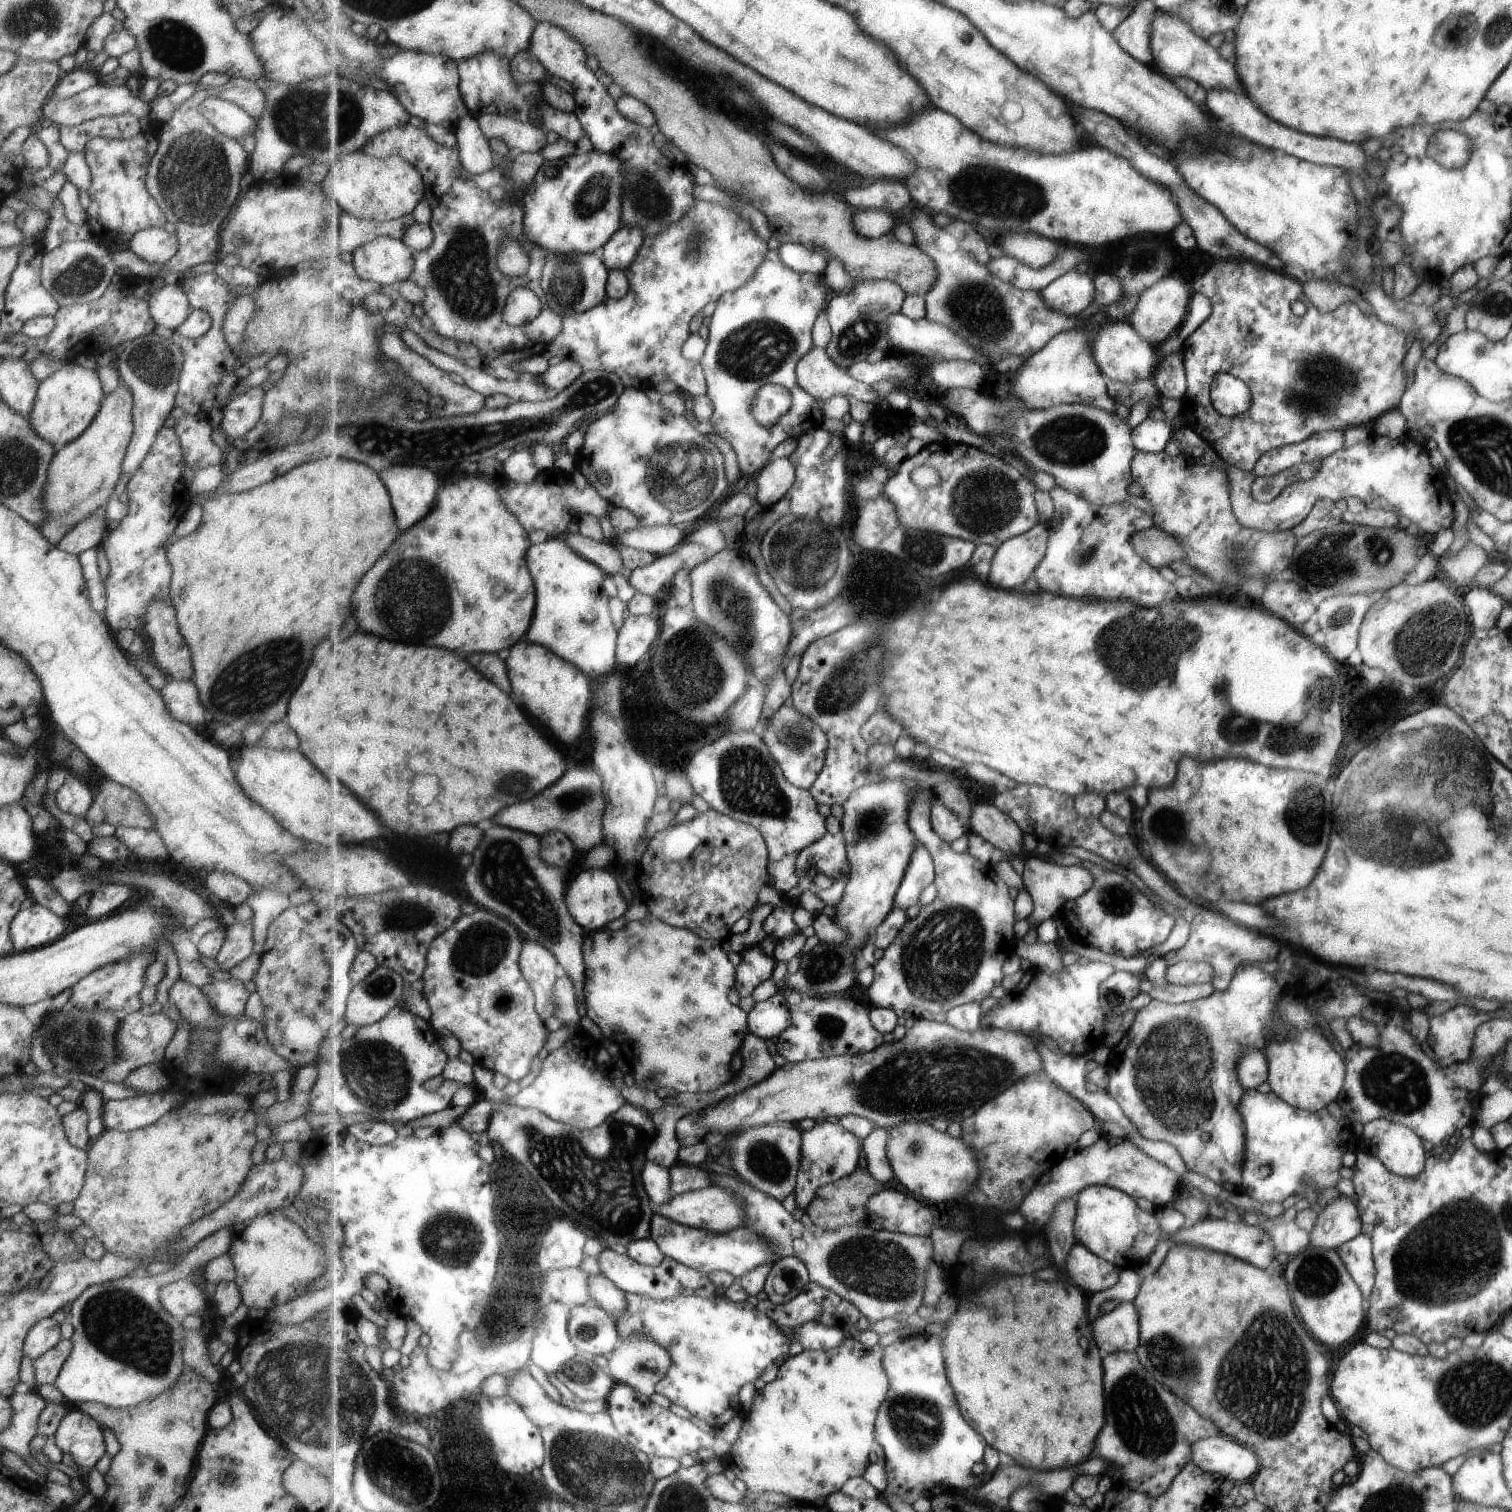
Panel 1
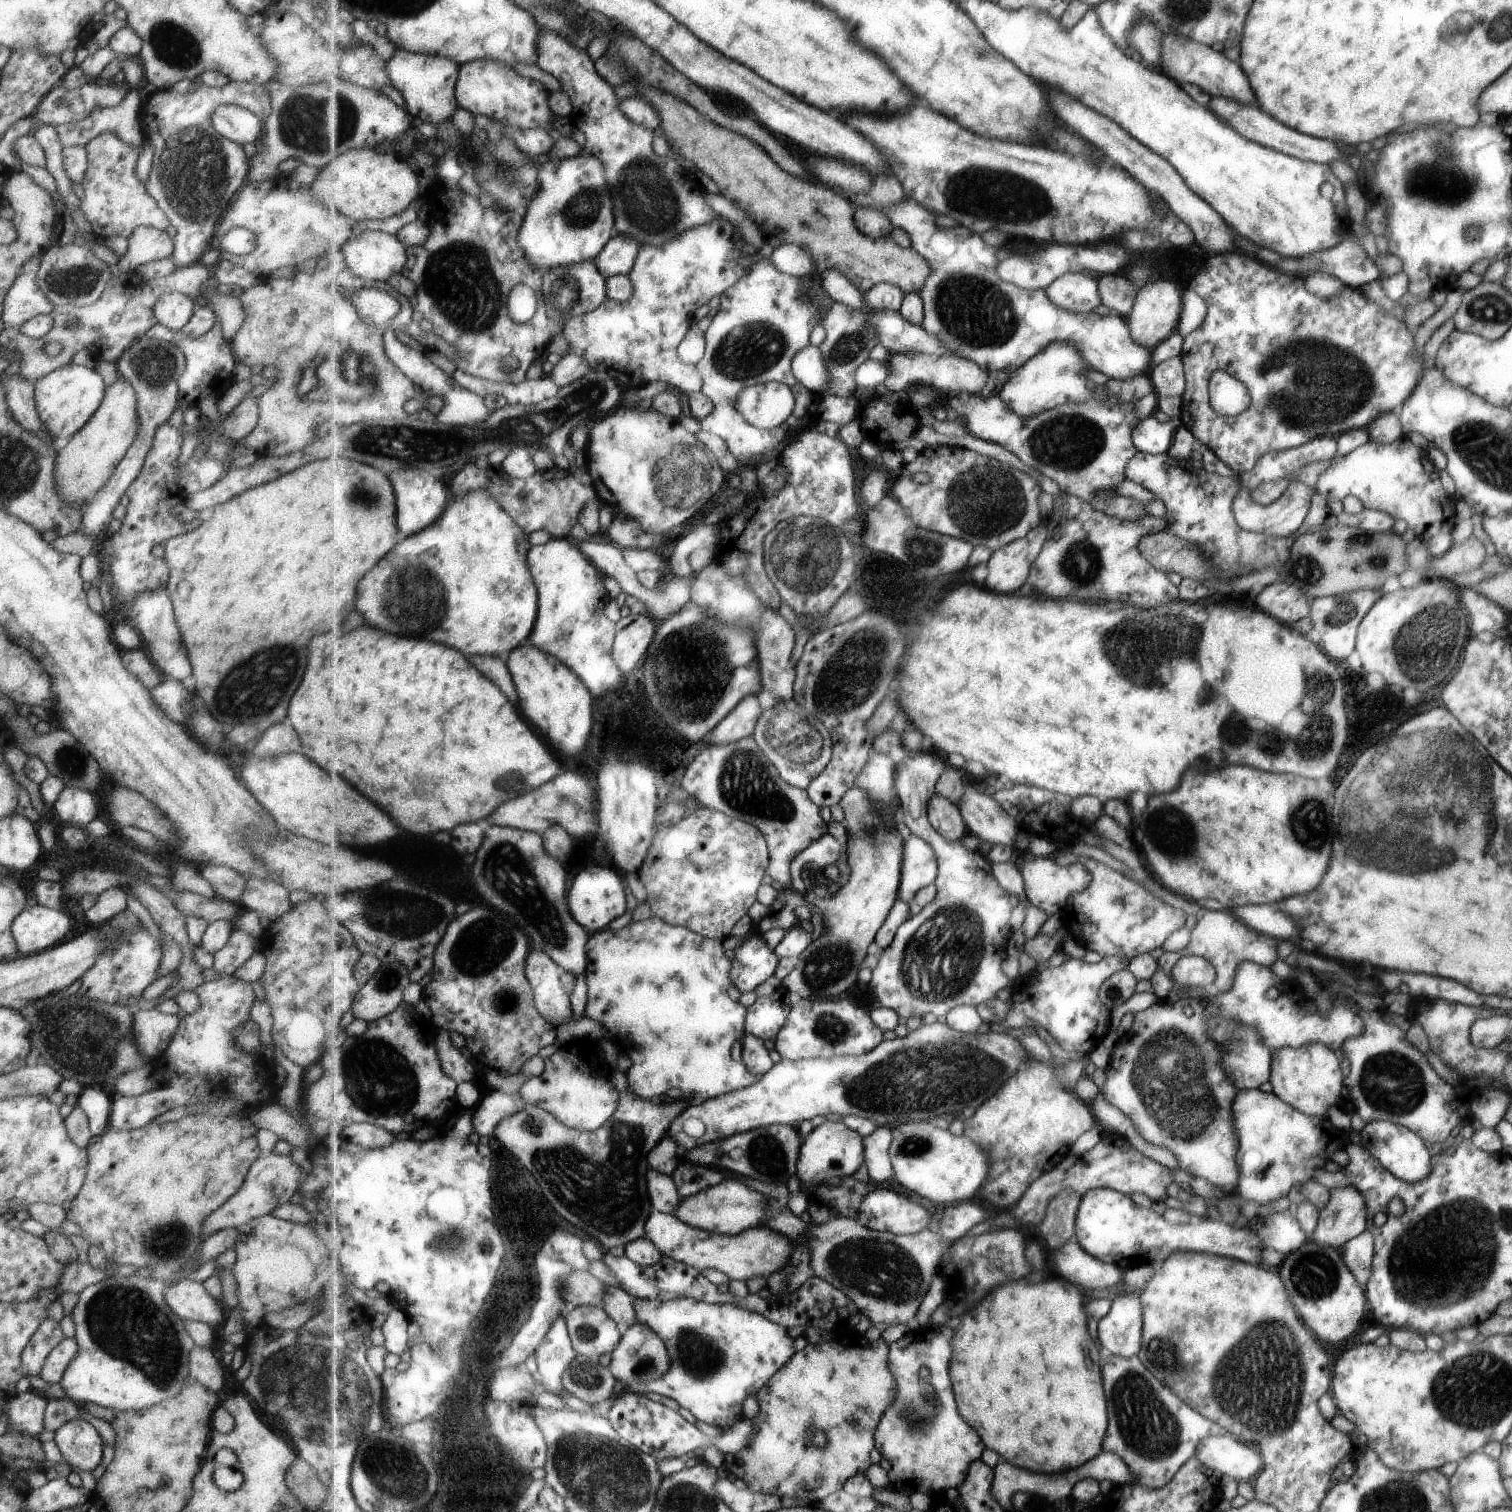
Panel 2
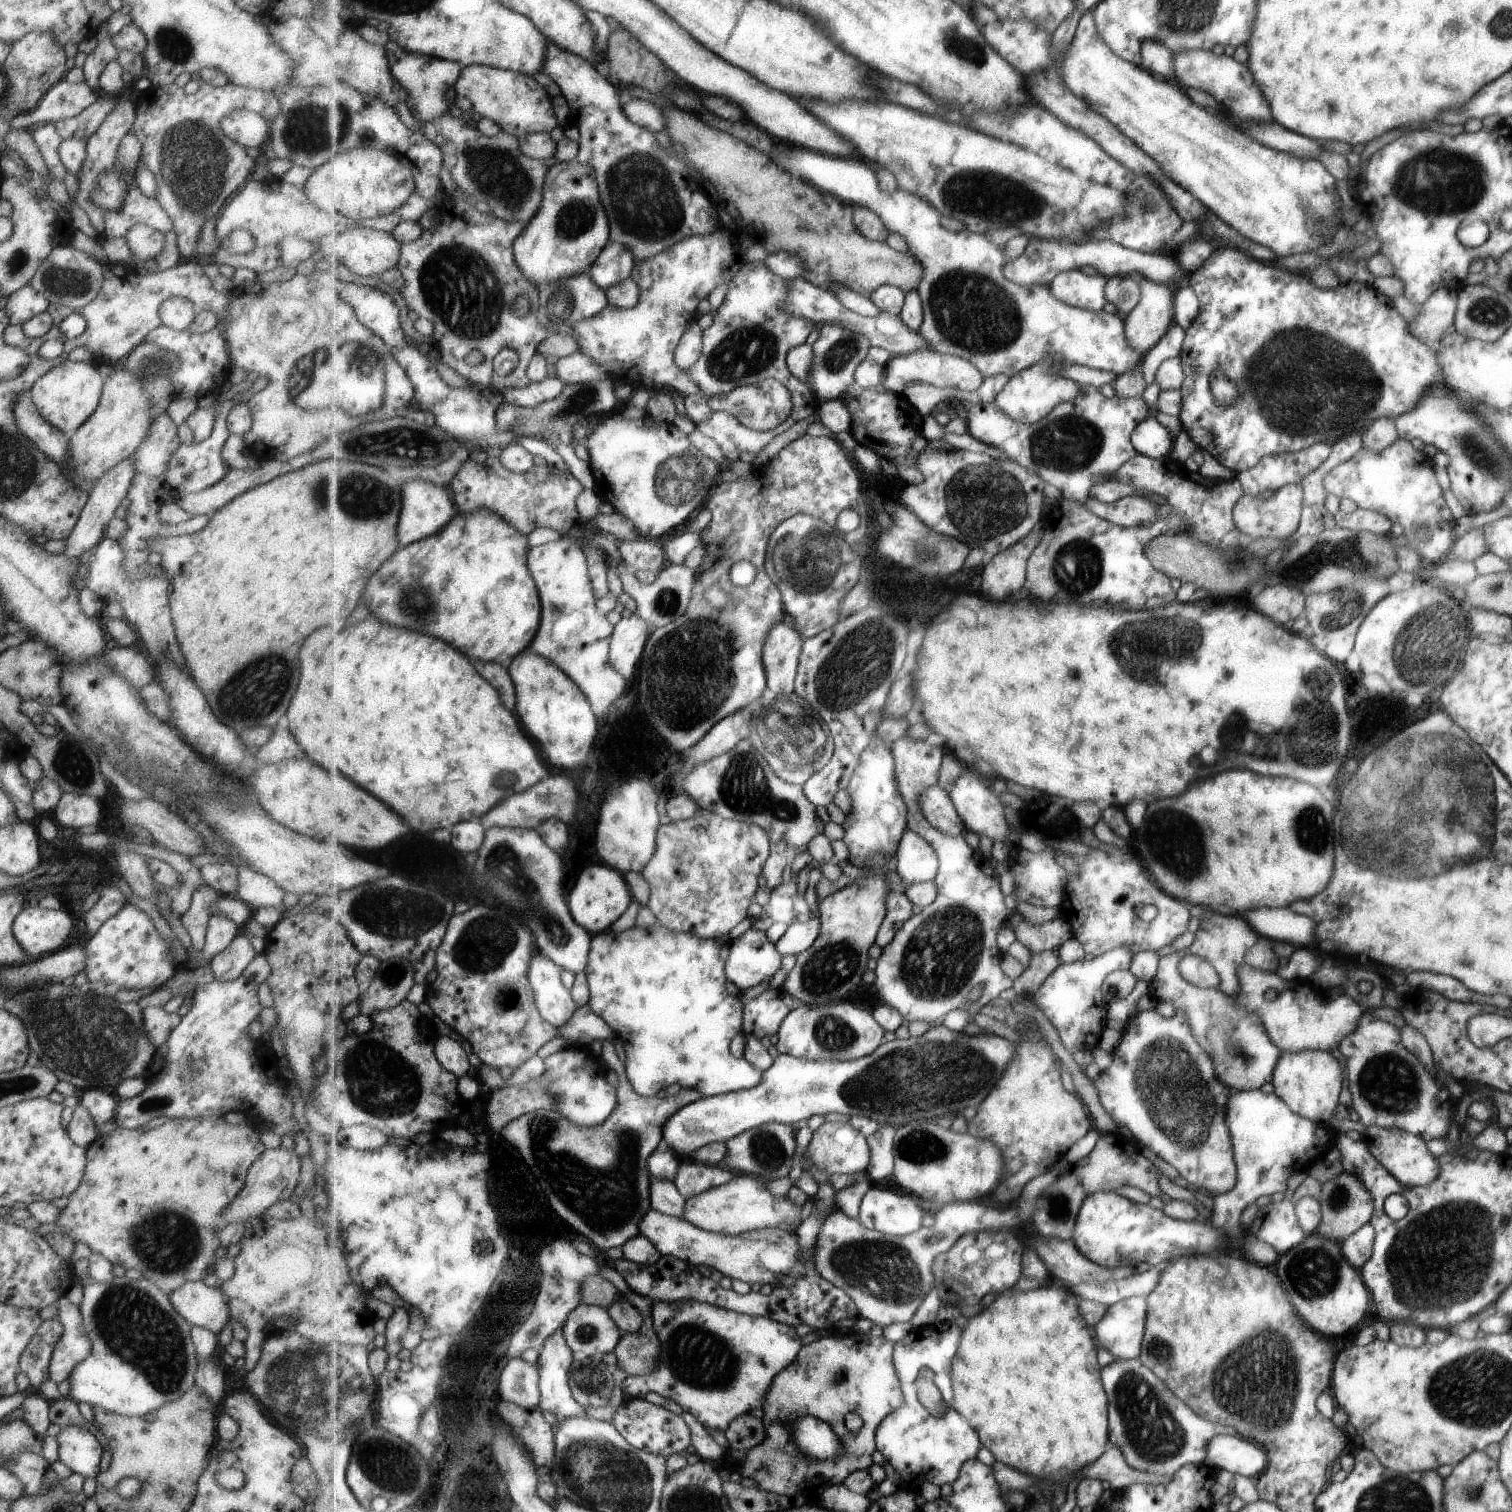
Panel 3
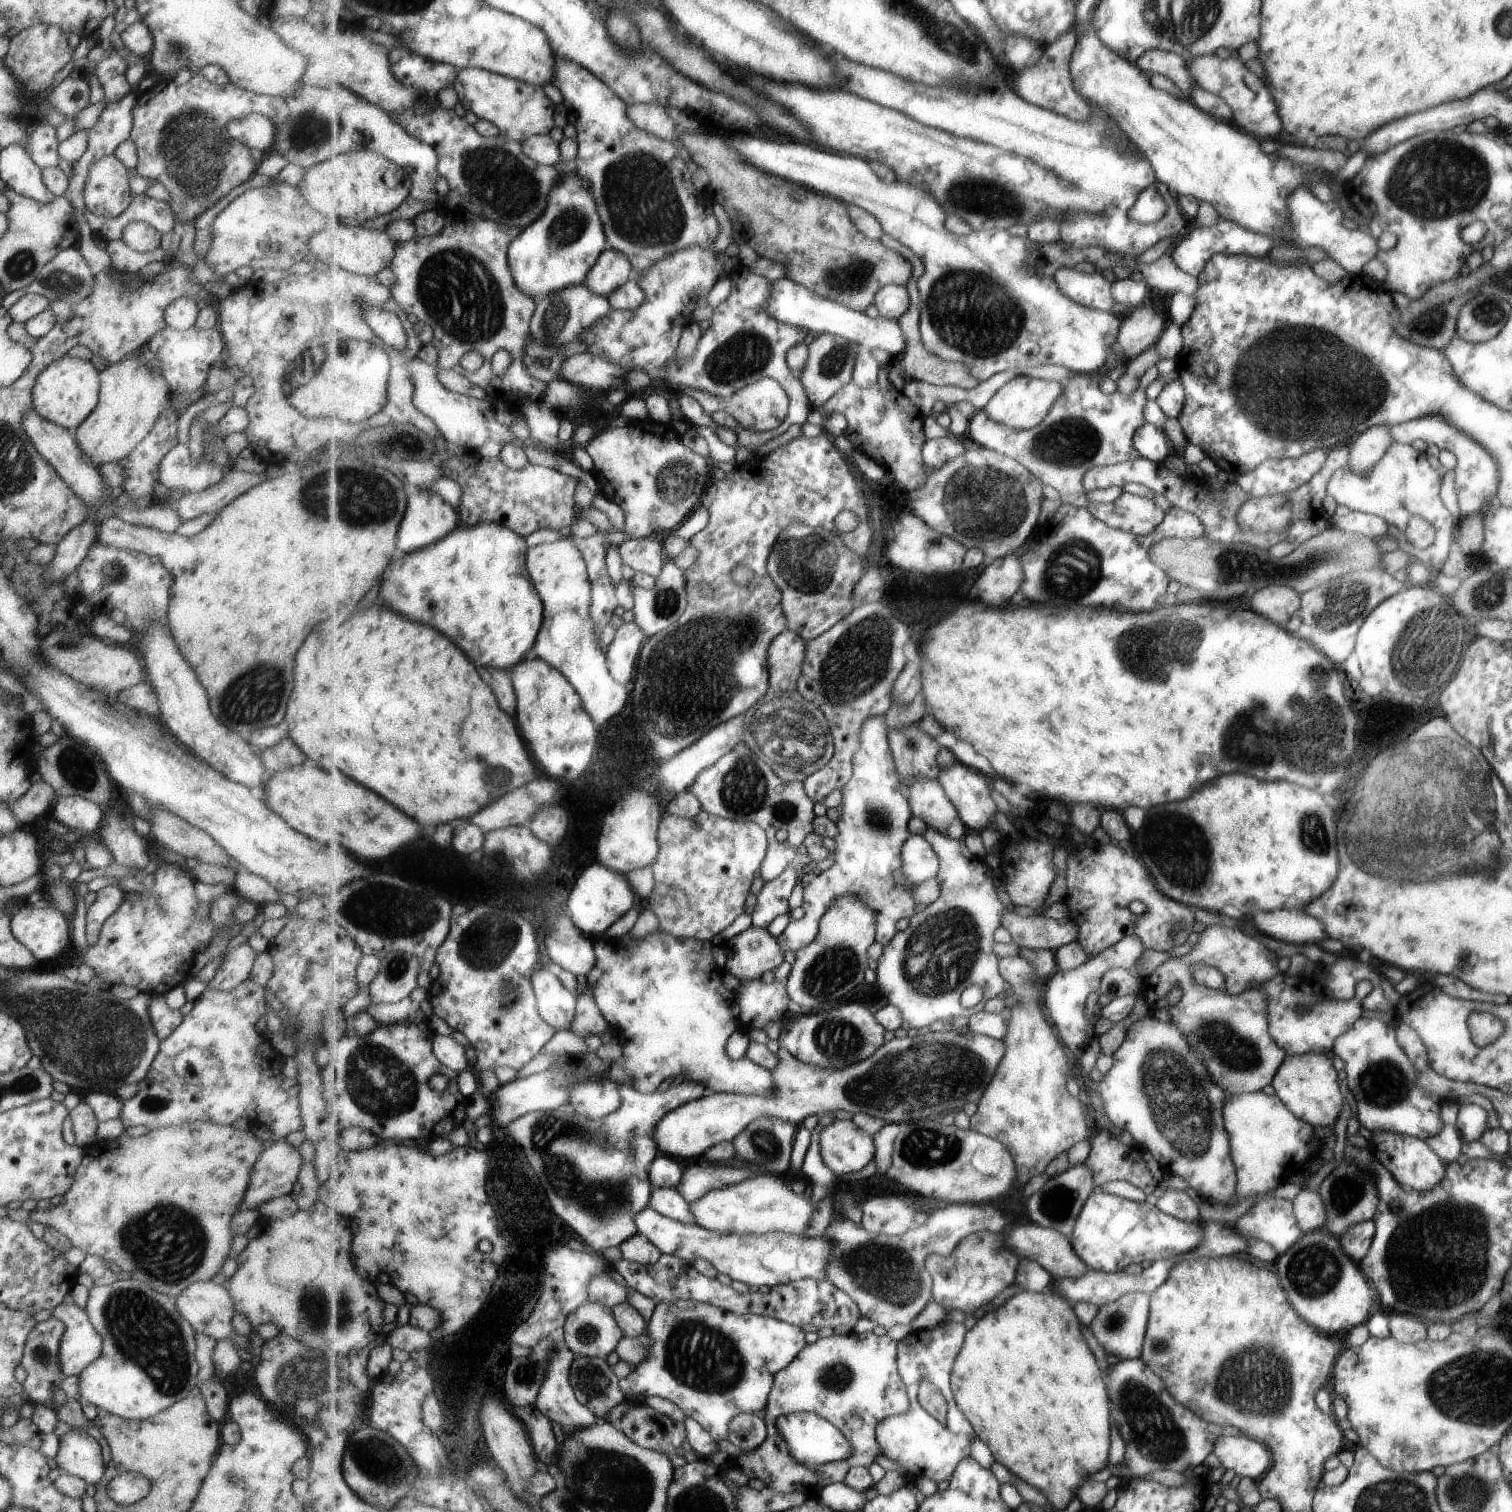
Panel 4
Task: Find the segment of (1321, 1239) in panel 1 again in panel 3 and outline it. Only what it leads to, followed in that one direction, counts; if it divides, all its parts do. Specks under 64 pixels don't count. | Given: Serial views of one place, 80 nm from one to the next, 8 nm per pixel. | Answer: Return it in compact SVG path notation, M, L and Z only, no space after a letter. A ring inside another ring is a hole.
M1344 1170L1333 1180L1321 1185L1319 1204L1321 1218L1314 1233L1336 1243L1342 1243L1346 1236L1367 1223L1372 1213L1372 1198L1368 1190L1355 1175L1346 1173Z

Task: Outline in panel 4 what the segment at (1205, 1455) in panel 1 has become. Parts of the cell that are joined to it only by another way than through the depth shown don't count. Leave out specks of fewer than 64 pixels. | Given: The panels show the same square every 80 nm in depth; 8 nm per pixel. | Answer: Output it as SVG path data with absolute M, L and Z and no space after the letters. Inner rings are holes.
M1220 1436L1212 1452L1223 1468L1234 1470L1236 1478L1248 1476L1256 1482L1271 1466L1271 1452L1247 1436Z

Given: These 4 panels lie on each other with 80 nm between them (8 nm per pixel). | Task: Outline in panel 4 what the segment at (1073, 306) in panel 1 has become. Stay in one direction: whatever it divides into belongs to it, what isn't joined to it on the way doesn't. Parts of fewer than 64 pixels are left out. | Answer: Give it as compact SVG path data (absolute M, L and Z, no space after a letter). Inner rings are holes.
M1062 268L1054 276L1061 292L1079 304L1113 312L1116 298L1111 296L1111 282L1096 270L1093 274L1079 270Z

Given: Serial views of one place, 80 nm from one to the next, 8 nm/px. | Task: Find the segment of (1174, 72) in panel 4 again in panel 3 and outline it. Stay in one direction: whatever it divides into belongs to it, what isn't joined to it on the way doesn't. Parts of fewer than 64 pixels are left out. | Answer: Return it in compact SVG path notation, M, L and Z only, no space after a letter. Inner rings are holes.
M1144 40L1140 44L1140 63L1141 66L1149 71L1153 72L1153 74L1159 74L1159 76L1164 76L1167 80L1174 80L1175 82L1178 82L1174 78L1174 70L1172 67L1172 54L1168 48L1165 48L1165 45L1163 43L1160 43L1159 41L1154 40Z

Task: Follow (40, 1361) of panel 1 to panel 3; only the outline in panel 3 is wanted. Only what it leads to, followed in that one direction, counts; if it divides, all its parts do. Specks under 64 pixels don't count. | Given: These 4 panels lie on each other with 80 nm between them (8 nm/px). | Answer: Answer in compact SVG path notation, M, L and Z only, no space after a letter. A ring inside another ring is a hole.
M64 1295L59 1298L57 1304L57 1320L61 1323L62 1335L55 1343L48 1364L48 1379L56 1384L67 1379L68 1374L73 1370L74 1366L81 1359L84 1359L85 1355L88 1355L90 1351L90 1341L86 1333L83 1333L80 1327L81 1319L78 1306L69 1302Z

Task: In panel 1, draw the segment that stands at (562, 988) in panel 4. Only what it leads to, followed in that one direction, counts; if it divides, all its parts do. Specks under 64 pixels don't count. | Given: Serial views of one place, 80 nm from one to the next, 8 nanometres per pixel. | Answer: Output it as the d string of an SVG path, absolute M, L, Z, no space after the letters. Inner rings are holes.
M525 938L520 956L521 970L536 992L537 1012L543 1019L549 1018L555 1012L553 984L562 973L561 964L544 944Z

